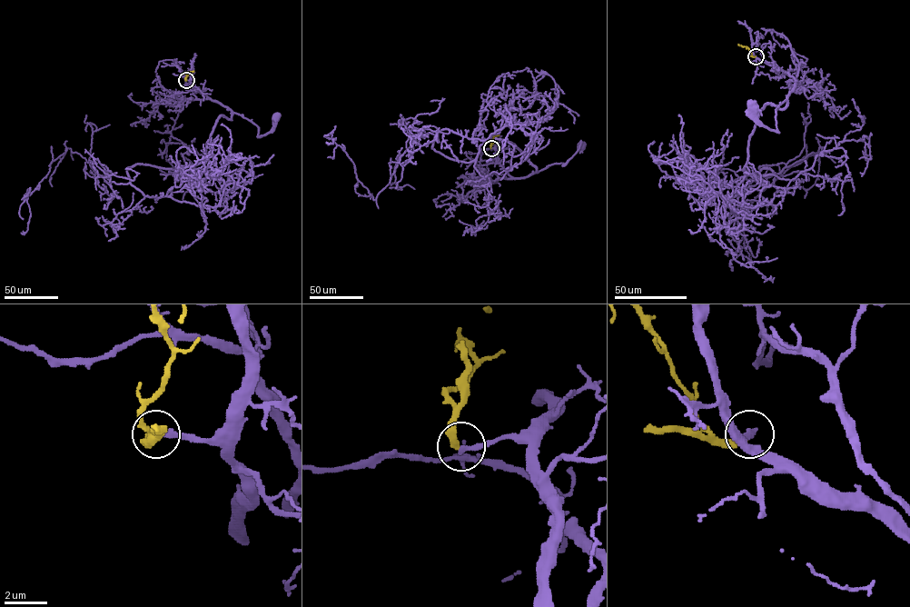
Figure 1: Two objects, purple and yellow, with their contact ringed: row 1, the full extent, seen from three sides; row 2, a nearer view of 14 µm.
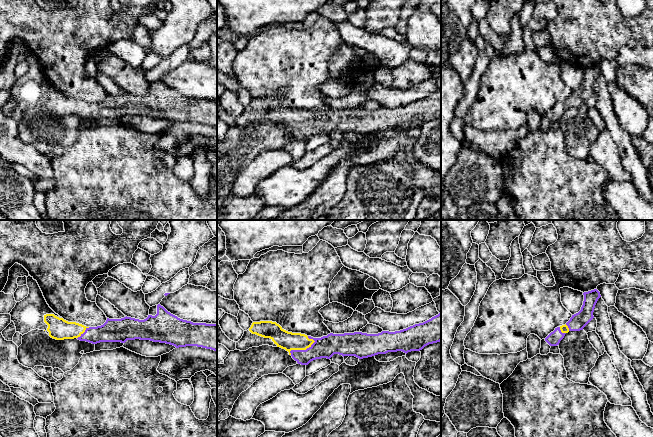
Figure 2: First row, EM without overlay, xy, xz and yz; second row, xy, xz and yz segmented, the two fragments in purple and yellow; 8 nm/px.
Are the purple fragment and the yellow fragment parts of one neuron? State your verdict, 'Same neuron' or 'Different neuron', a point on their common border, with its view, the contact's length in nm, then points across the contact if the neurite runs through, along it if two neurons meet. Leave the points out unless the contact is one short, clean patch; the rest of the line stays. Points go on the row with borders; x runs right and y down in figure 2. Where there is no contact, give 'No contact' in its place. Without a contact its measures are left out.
Same neuron. Touches purple at xz (302, 350). Shared border 240 nm. Path across: xz (325, 347), (302, 350), (295, 343), (286, 340)

